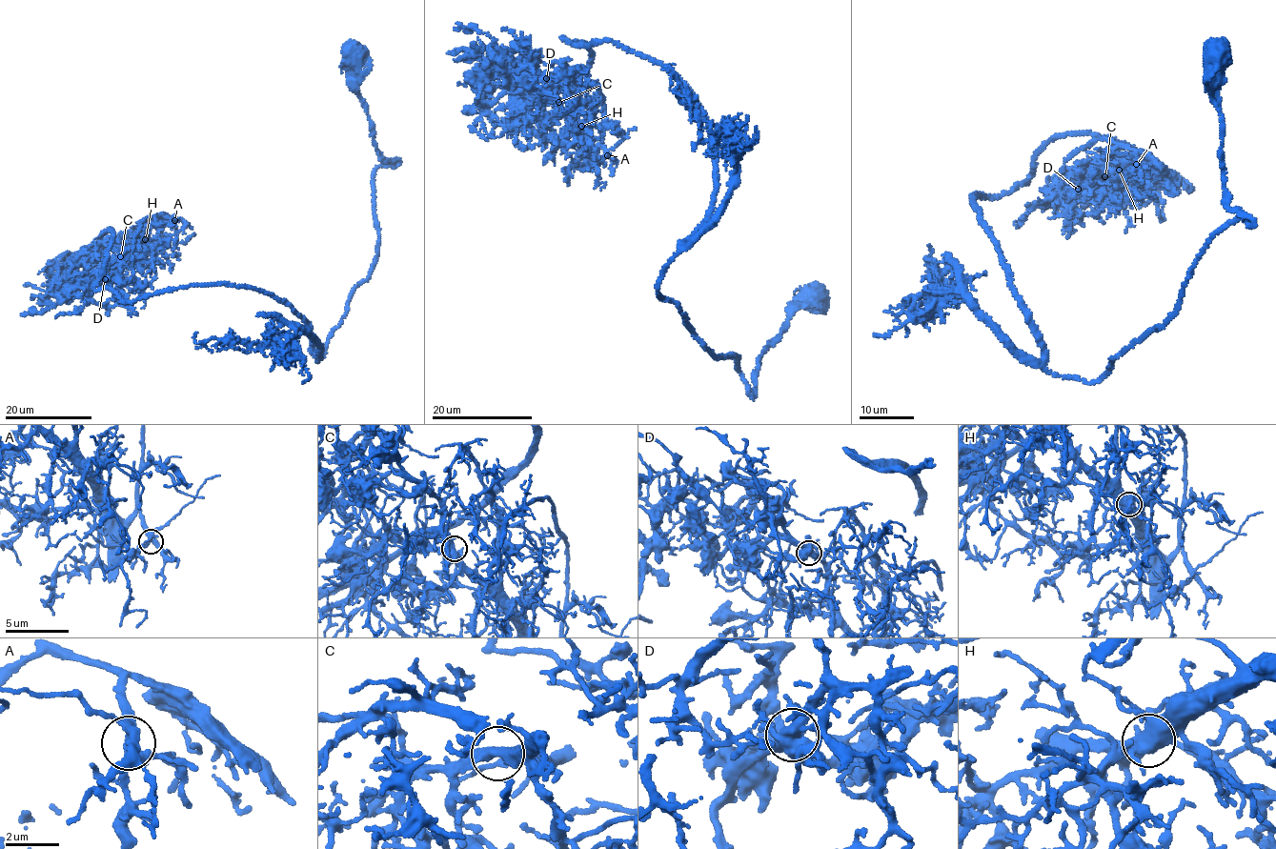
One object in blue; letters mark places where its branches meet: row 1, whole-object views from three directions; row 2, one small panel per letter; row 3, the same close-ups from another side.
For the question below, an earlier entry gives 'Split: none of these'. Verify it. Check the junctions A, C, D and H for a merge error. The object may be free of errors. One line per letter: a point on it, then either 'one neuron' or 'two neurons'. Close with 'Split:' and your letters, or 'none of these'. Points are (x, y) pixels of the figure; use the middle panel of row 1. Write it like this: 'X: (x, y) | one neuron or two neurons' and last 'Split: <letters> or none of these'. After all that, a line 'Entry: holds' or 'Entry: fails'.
A: (607, 155) | one neuron
C: (558, 102) | one neuron
D: (546, 78) | two neurons
H: (581, 126) | one neuron
Split: D
Entry: fails

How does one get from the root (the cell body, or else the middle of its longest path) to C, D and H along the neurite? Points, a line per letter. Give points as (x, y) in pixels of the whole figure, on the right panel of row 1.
C: (1223, 55), (1224, 193), (1253, 223), (1090, 383), (1044, 367), (973, 197), (1069, 134), (1143, 157), (1104, 176)
D: (1223, 55), (1224, 193), (1253, 223), (1090, 383), (1044, 367), (973, 202), (1061, 136), (1143, 157), (1079, 189)
H: (1223, 55), (1253, 223), (1101, 377), (1057, 376), (973, 196), (1069, 134), (1144, 157), (1119, 170)

